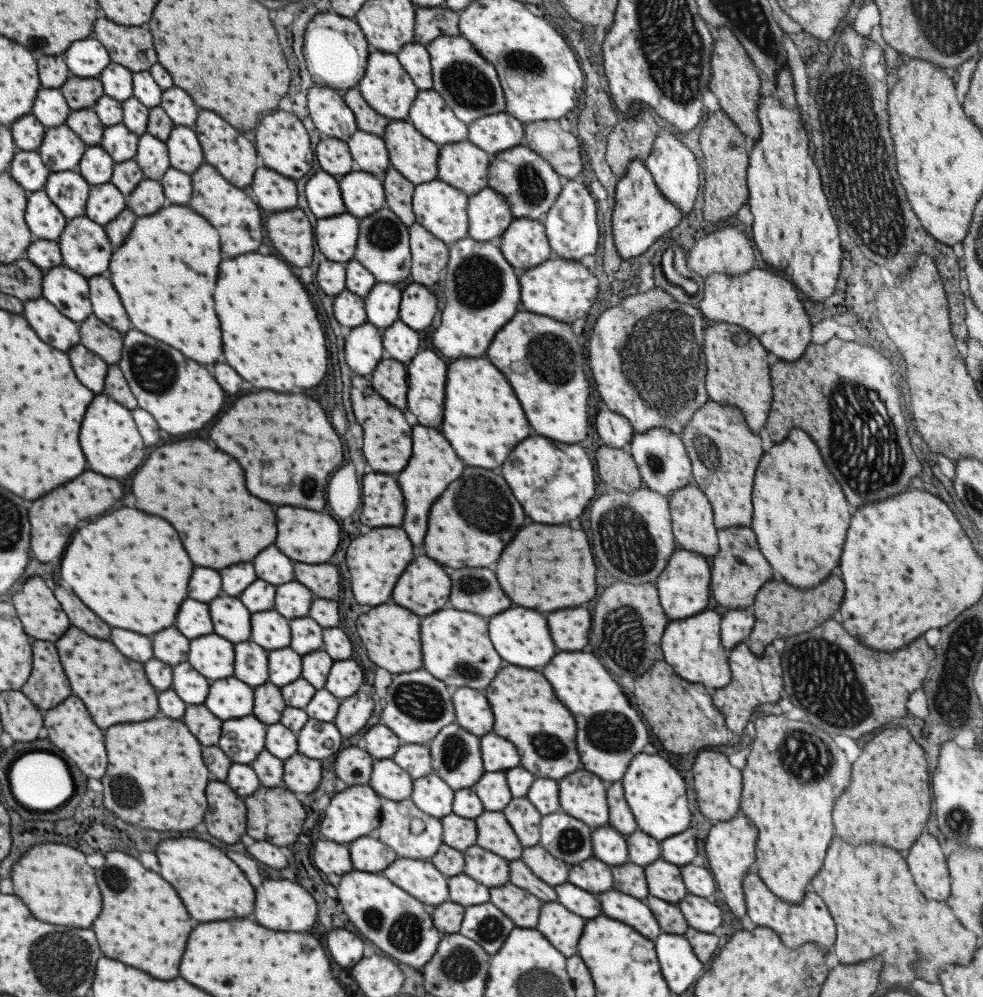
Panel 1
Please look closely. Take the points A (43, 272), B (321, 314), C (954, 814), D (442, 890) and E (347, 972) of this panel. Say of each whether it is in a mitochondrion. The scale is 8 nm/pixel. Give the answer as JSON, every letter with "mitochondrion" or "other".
{"A":"other","B":"other","C":"mitochondrion","D":"other","E":"other"}

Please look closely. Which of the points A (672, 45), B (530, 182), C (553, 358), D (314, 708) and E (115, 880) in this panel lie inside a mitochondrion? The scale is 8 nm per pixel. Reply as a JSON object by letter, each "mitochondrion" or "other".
{"A":"mitochondrion","B":"mitochondrion","C":"mitochondrion","D":"other","E":"mitochondrion"}

